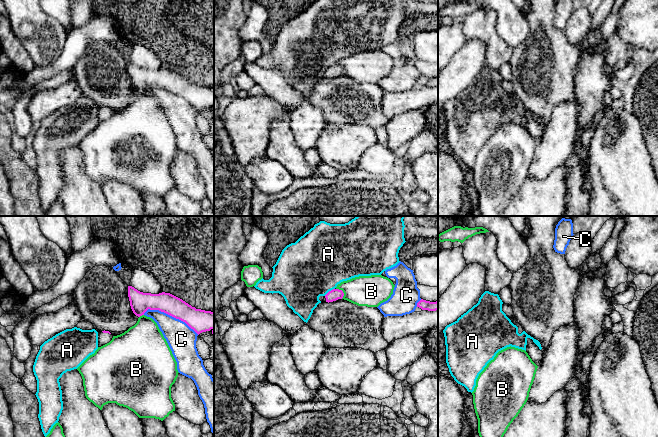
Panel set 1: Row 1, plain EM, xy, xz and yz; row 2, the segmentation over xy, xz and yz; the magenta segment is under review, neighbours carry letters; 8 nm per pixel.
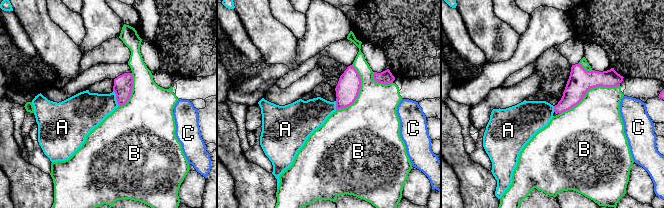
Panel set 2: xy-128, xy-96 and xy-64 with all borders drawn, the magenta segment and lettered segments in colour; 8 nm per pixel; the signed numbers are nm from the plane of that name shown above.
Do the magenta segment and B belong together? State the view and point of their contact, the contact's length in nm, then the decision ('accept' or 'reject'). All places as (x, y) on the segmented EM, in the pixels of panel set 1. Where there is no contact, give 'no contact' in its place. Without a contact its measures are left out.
contact xz (342, 292); length 100 nm; reject

